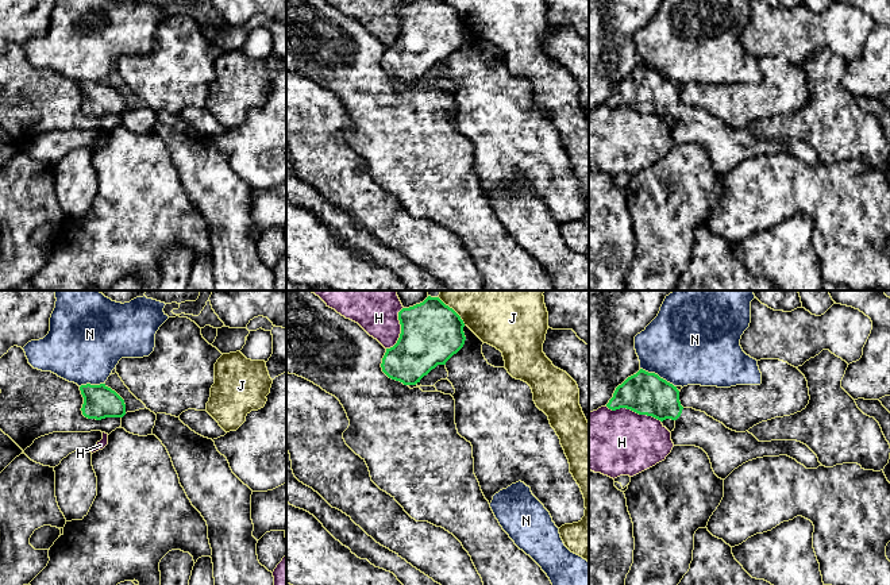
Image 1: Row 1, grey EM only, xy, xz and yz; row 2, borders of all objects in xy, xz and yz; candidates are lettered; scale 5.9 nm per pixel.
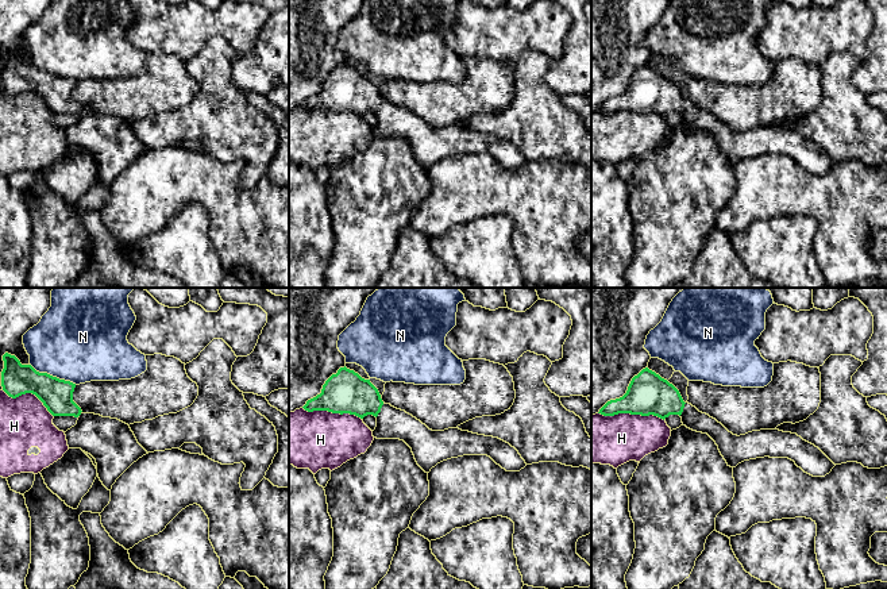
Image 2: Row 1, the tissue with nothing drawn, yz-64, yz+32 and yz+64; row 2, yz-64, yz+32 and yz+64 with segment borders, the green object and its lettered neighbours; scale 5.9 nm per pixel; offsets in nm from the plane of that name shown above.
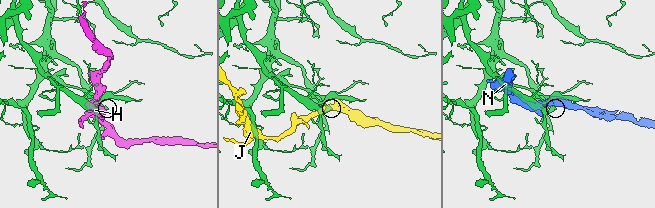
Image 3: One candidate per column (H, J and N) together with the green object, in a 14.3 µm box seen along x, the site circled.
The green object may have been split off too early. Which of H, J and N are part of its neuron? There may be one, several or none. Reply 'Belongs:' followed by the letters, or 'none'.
Belongs: none

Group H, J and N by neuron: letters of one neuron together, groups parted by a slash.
H / J / N

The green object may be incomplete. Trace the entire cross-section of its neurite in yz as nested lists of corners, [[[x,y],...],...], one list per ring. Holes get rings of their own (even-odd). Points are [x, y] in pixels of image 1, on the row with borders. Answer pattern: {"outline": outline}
{"outline": [[[643,369],[616,388],[606,407],[612,411],[627,408],[660,422],[674,420],[675,428],[671,431],[674,446],[702,449],[714,474],[721,480],[743,463],[763,457],[787,455],[806,469],[821,466],[817,455],[801,442],[759,442],[748,431],[732,431],[705,412],[683,408],[677,386]]]}

